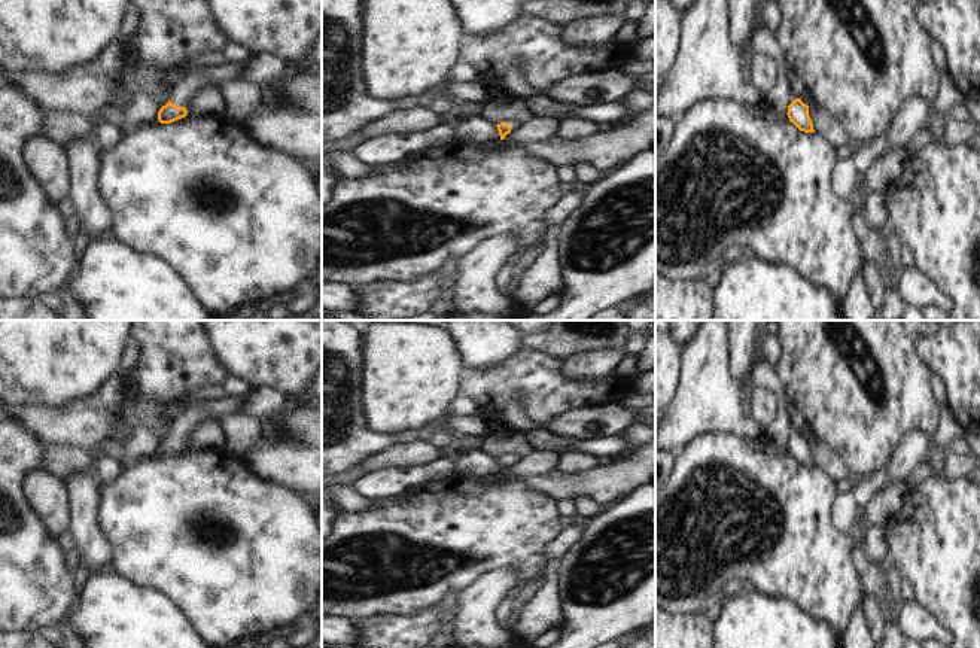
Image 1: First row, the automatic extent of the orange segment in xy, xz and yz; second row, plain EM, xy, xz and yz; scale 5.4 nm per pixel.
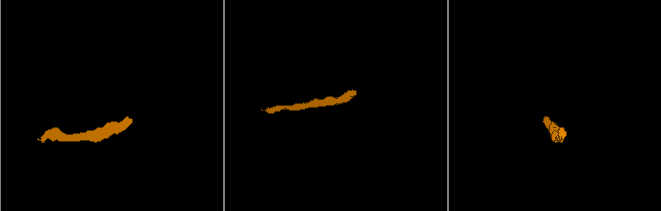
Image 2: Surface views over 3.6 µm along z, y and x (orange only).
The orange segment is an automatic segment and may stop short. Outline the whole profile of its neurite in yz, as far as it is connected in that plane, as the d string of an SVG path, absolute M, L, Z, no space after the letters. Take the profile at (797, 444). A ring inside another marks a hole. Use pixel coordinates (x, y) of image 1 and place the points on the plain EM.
M789 422L789 439L788 439L788 451L789 454L804 466L815 466L812 453L809 450L809 439L801 435L797 426Z

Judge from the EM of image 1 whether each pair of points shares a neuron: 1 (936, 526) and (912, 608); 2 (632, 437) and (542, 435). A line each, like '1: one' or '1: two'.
1: two
2: two

